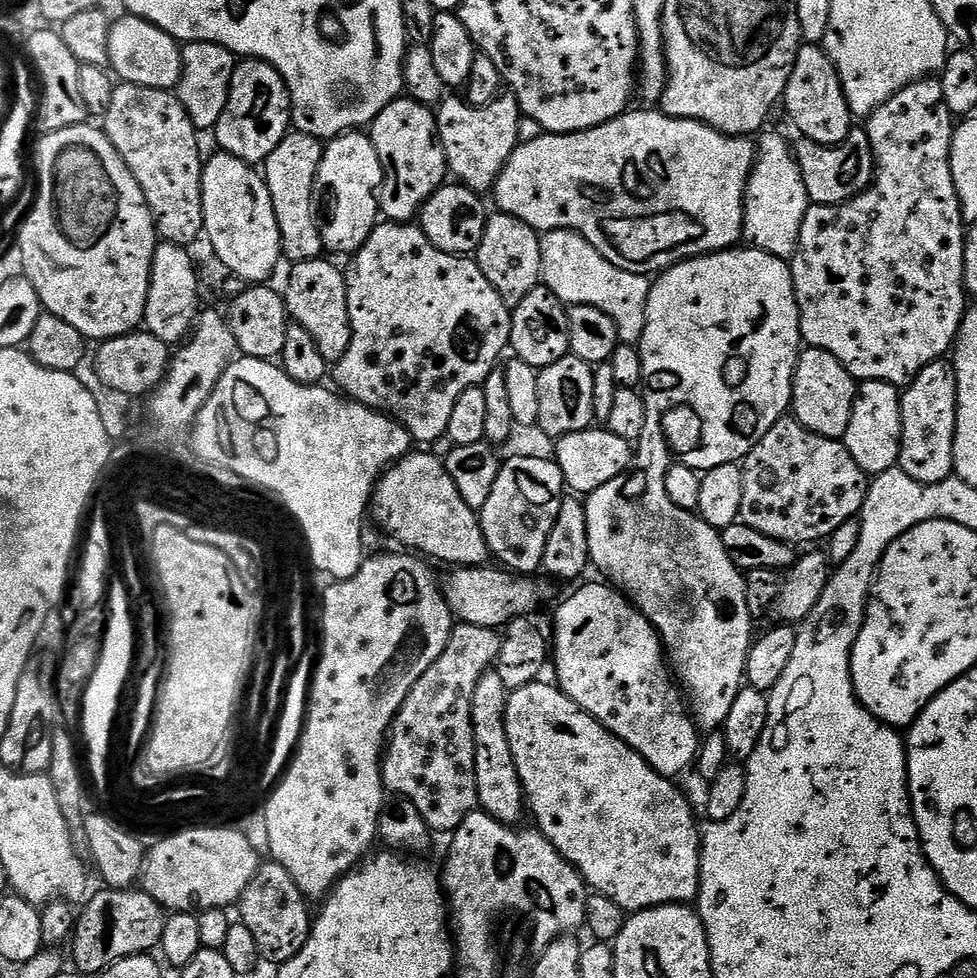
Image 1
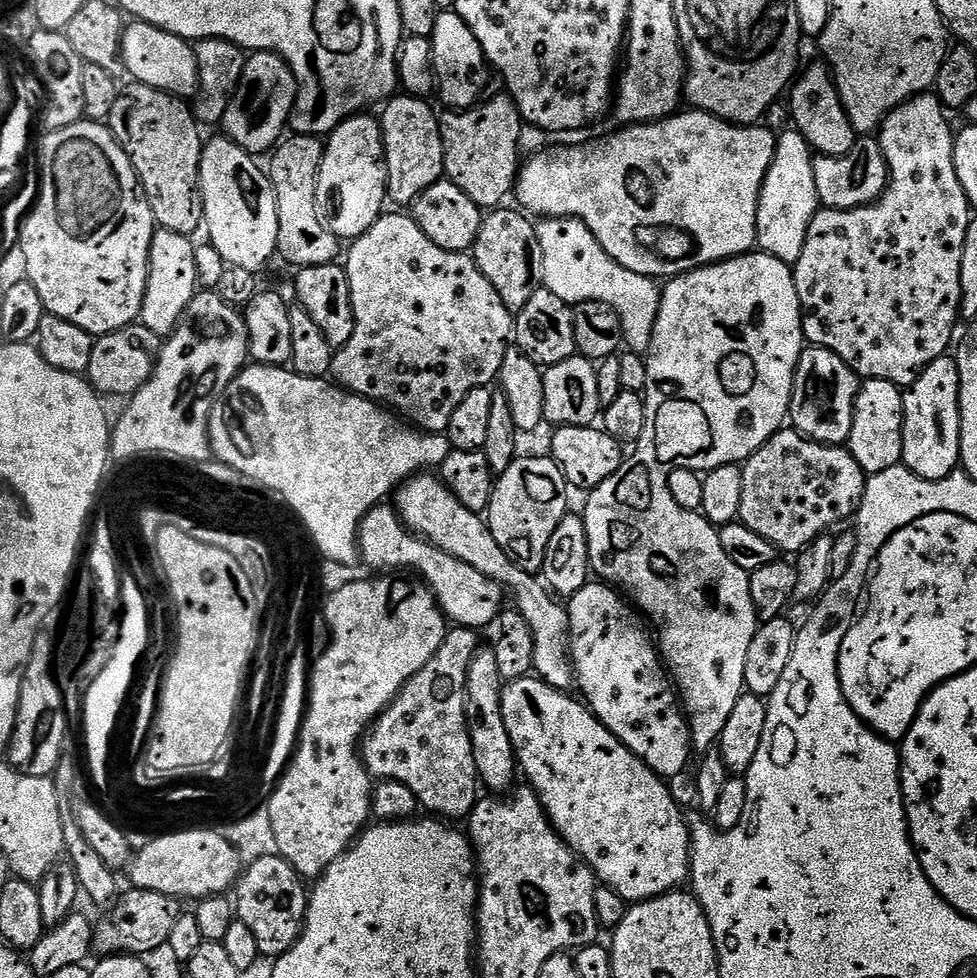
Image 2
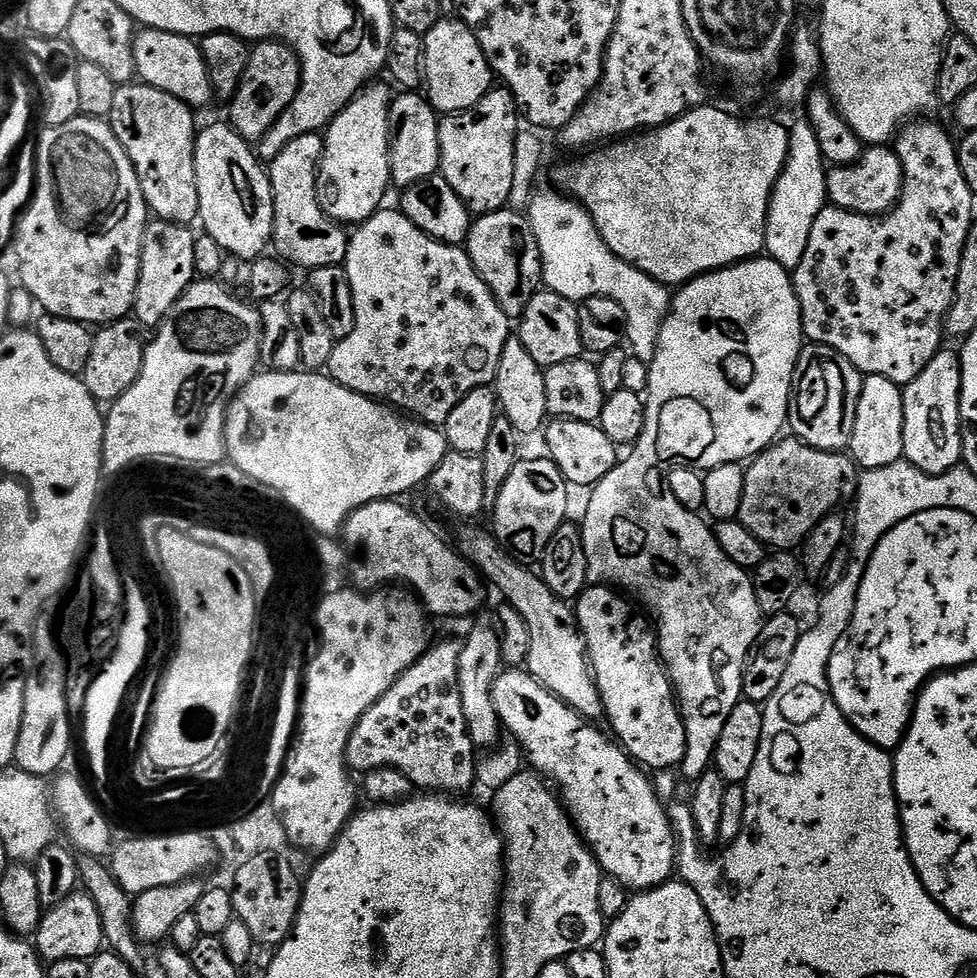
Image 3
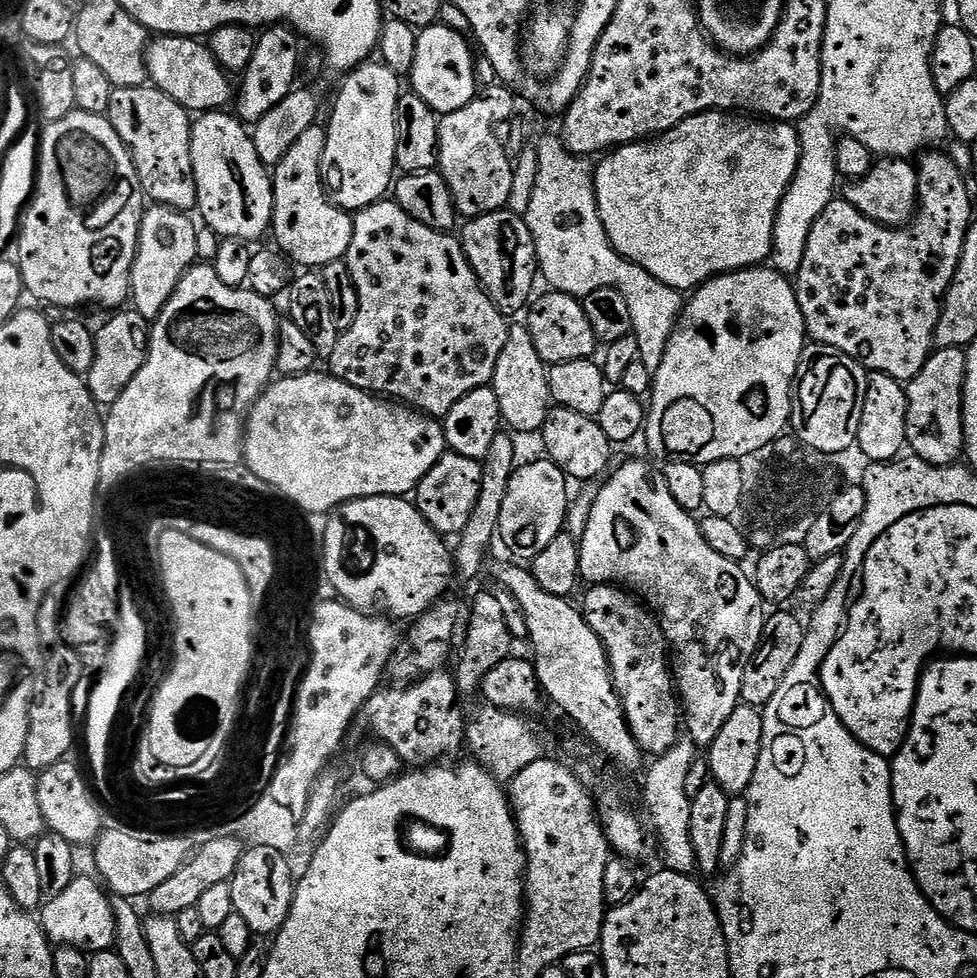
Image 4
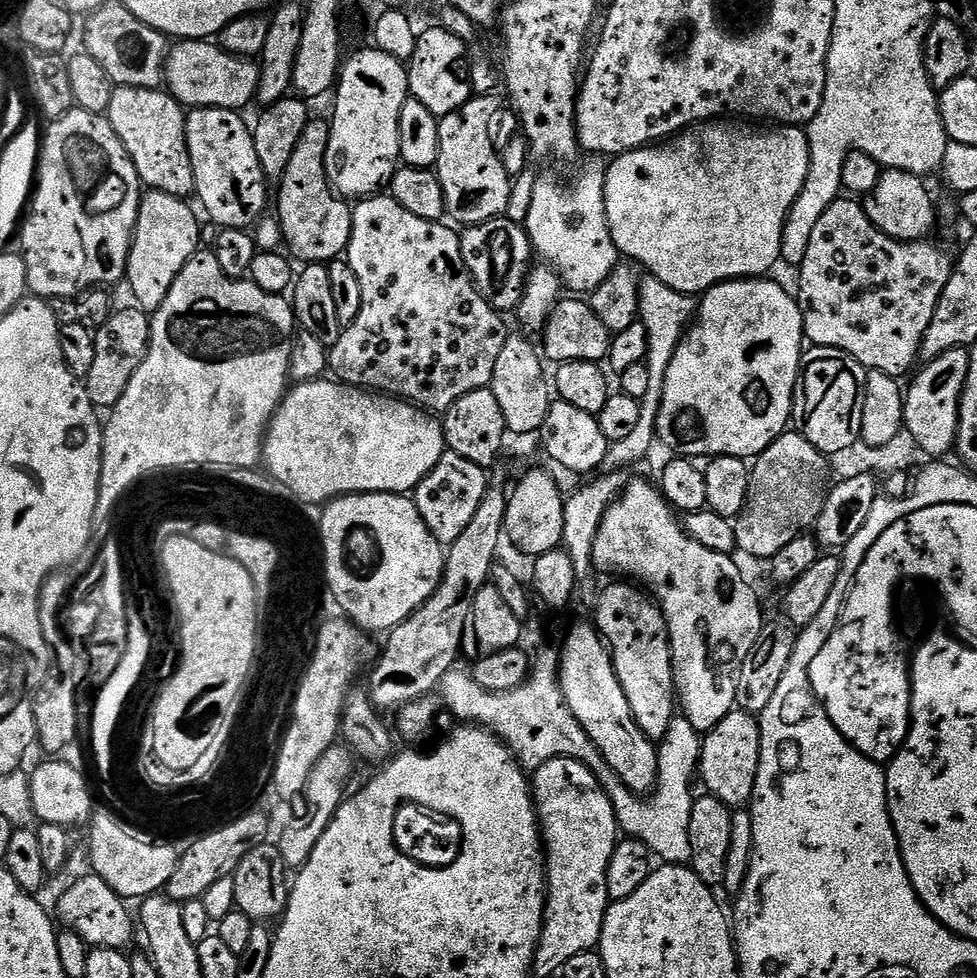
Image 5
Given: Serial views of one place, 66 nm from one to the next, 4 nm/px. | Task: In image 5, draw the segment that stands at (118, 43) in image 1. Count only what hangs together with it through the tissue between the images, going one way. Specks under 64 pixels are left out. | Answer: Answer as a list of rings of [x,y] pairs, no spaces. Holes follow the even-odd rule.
[[[211,39],[180,40],[168,49],[168,61],[164,63],[164,84],[170,95],[184,105],[185,109],[193,108],[225,108],[231,112],[240,112],[248,103],[256,100],[260,66],[255,59],[236,56],[221,48],[219,43]]]

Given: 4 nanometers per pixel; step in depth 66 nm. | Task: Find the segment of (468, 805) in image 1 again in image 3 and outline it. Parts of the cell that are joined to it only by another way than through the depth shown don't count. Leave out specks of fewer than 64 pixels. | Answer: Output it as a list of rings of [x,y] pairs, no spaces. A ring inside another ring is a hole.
[[[459,639],[433,643],[362,714],[346,746],[346,763],[353,773],[393,768],[406,774],[412,785],[424,788],[420,790],[428,794],[464,794],[460,792],[477,783],[478,752],[468,733],[466,714],[462,714],[458,682],[460,646]]]

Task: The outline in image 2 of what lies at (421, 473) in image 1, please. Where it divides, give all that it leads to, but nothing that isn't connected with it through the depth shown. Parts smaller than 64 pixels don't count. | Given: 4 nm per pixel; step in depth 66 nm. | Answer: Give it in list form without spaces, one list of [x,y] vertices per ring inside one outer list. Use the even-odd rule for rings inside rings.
[[[416,474],[405,480],[394,493],[394,507],[404,525],[417,536],[446,550],[446,554],[466,562],[466,566],[474,566],[478,574],[486,574],[486,578],[498,582],[509,593],[516,592],[514,608],[520,612],[532,631],[532,666],[535,675],[552,688],[571,689],[574,673],[570,663],[567,607],[533,573],[522,570],[506,555],[502,546],[494,542],[494,534],[488,529],[487,523],[477,513],[464,508],[462,502],[458,502],[448,485],[436,474]]]

